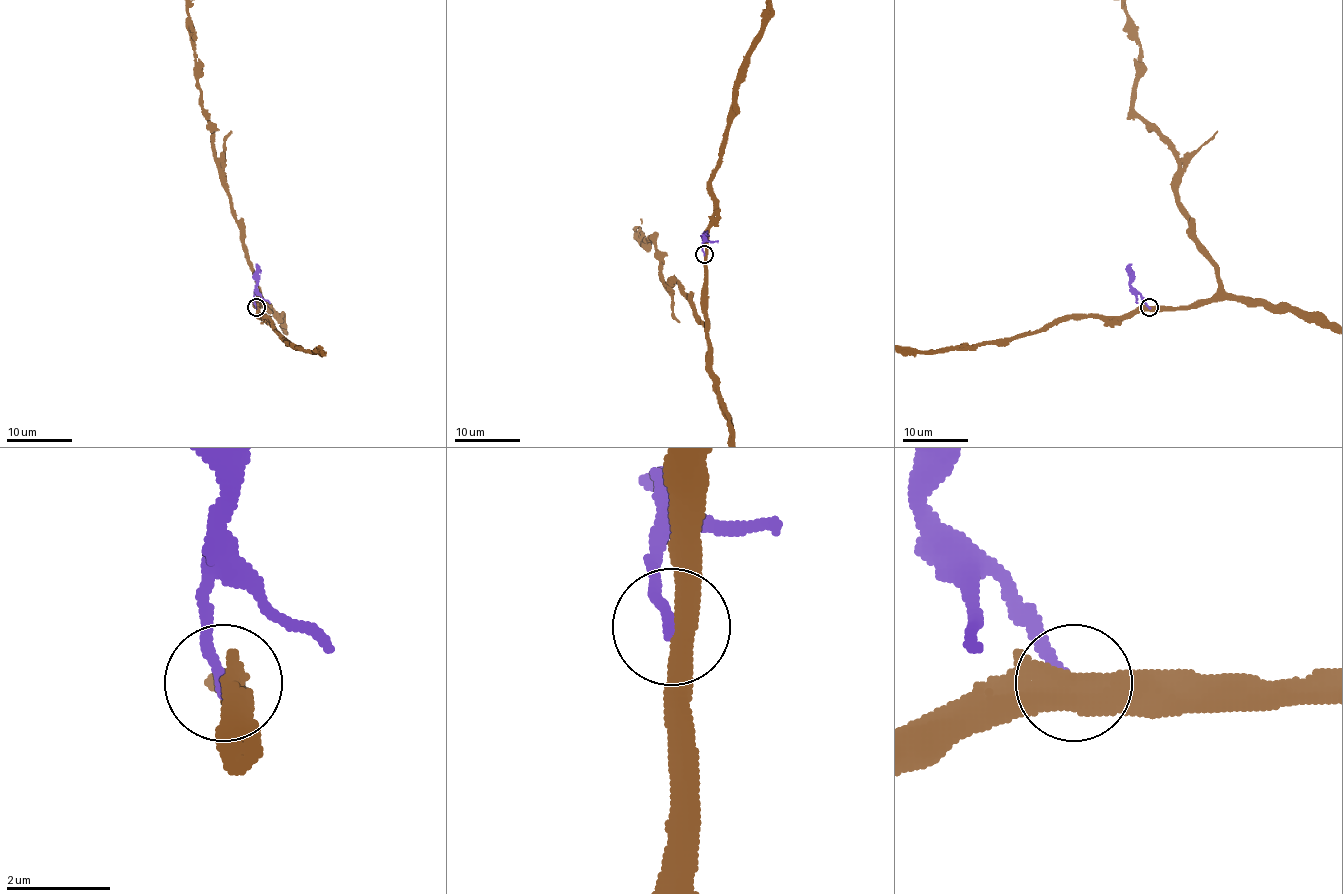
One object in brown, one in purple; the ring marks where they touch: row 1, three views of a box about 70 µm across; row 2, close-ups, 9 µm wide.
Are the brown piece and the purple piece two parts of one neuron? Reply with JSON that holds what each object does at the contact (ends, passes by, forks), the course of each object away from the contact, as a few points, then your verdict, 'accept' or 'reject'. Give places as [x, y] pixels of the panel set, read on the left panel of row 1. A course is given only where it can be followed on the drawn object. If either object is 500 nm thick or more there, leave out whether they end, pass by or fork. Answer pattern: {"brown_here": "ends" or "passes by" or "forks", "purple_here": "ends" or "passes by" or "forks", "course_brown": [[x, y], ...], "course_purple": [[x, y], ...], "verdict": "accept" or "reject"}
{"brown_here": "passes by", "purple_here": "ends", "course_purple": [[257, 307], [255, 264]], "verdict": "reject"}

